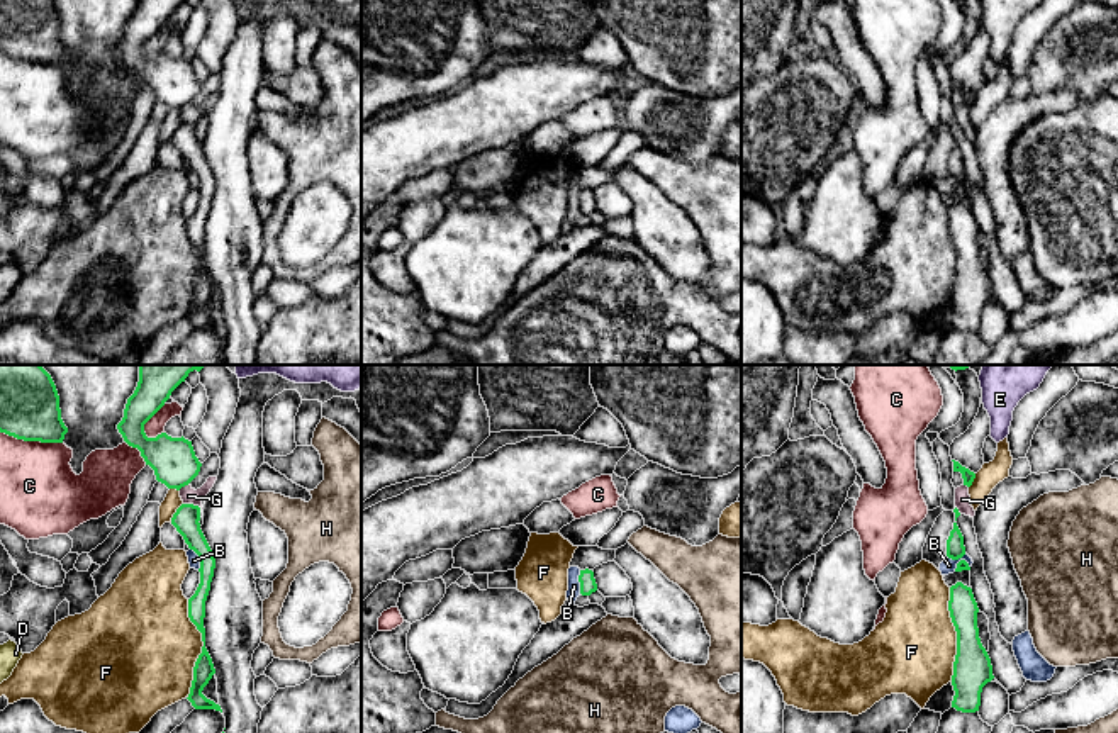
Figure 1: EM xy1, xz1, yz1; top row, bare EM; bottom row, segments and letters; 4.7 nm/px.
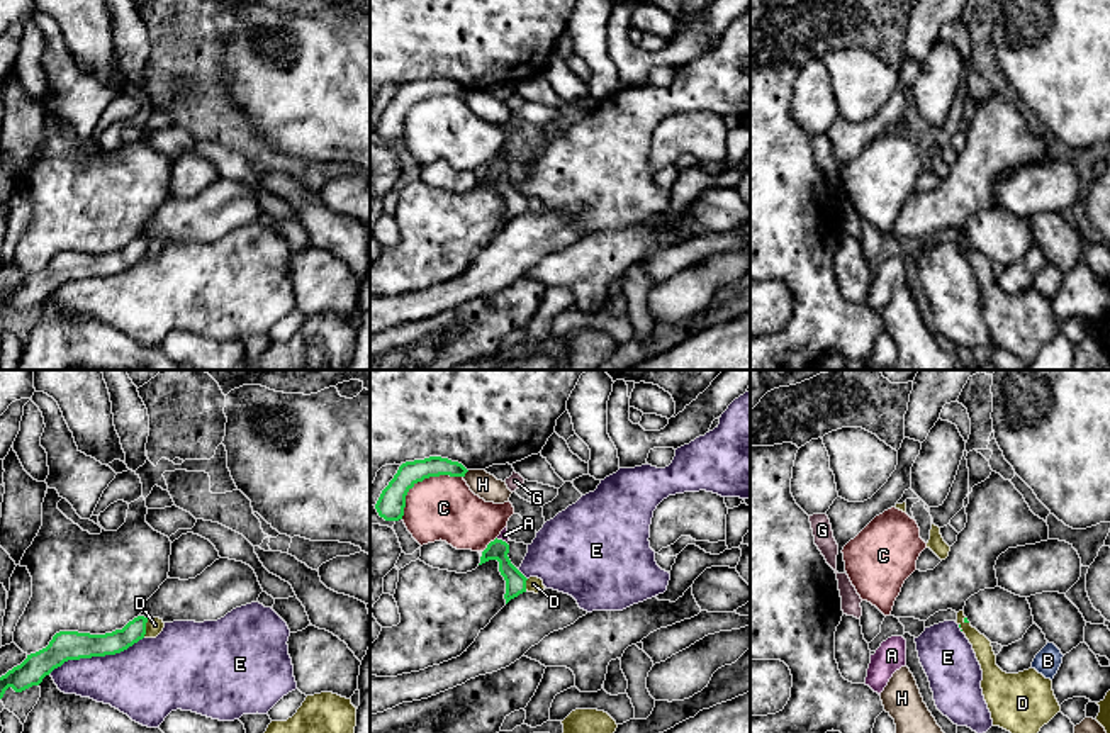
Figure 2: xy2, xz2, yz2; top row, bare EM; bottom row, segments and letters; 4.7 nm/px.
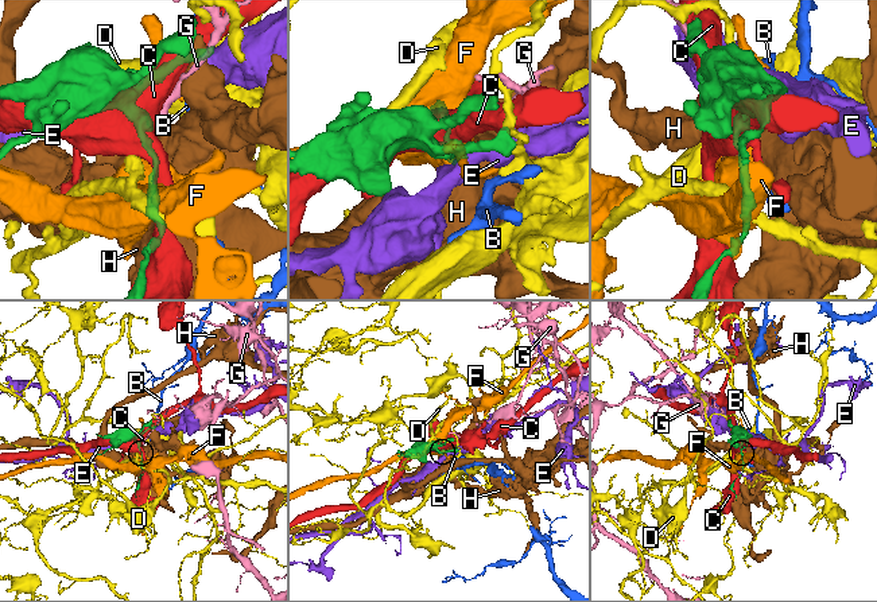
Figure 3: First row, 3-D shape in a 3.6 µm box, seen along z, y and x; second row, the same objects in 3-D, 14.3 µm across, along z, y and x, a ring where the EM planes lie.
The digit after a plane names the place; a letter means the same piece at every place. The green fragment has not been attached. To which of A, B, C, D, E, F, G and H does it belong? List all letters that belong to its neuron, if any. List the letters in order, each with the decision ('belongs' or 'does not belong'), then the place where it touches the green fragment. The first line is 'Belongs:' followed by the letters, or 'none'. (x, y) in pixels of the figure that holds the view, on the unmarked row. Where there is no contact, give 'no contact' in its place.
Belongs: A
A: belongs | xz2 (501, 160)
B: does not belong | xz1 (579, 201)
C: does not belong | xz2 (421, 100)
D: does not belong | xy2 (145, 248)
E: does not belong | xy2 (95, 275)
F: does not belong | xy1 (202, 268)
G: does not belong | xy1 (192, 124)
H: does not belong | xz2 (465, 92)

